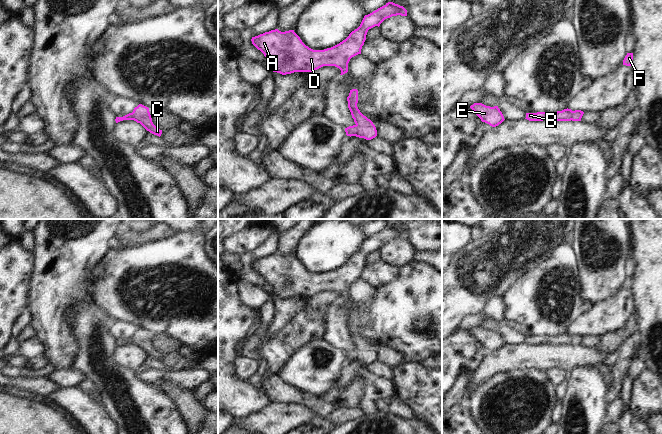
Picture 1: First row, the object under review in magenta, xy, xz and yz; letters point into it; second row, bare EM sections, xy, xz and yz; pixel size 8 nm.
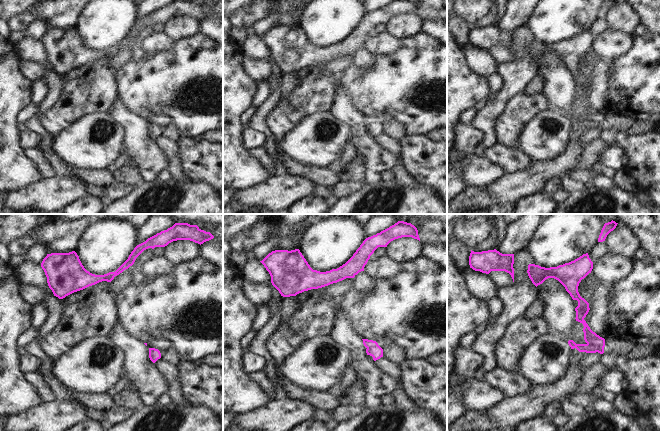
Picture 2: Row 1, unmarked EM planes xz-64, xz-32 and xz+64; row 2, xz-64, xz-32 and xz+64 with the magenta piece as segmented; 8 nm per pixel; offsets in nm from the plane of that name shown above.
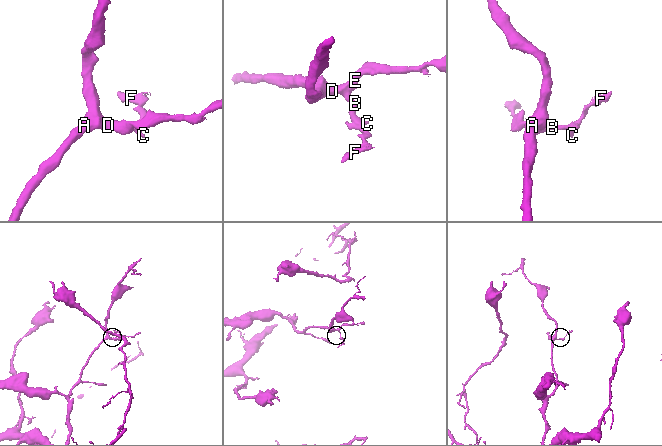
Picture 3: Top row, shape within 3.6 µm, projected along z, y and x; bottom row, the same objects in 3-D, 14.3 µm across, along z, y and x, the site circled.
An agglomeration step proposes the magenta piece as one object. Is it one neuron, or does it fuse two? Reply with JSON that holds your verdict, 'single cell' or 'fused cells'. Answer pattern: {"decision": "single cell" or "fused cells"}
{"decision": "single cell"}

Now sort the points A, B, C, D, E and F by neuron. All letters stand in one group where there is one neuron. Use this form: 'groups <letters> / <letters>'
groups A B C D E F

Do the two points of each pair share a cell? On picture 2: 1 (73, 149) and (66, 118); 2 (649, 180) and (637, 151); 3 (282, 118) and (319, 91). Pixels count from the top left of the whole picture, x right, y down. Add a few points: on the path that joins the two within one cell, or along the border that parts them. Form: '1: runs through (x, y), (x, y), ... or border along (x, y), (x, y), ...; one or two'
1: border along (88, 113), (77, 118), (54, 136); two
2: runs through (649, 173), (644, 167), (644, 158); one
3: runs through (291, 110), (310, 95); one

